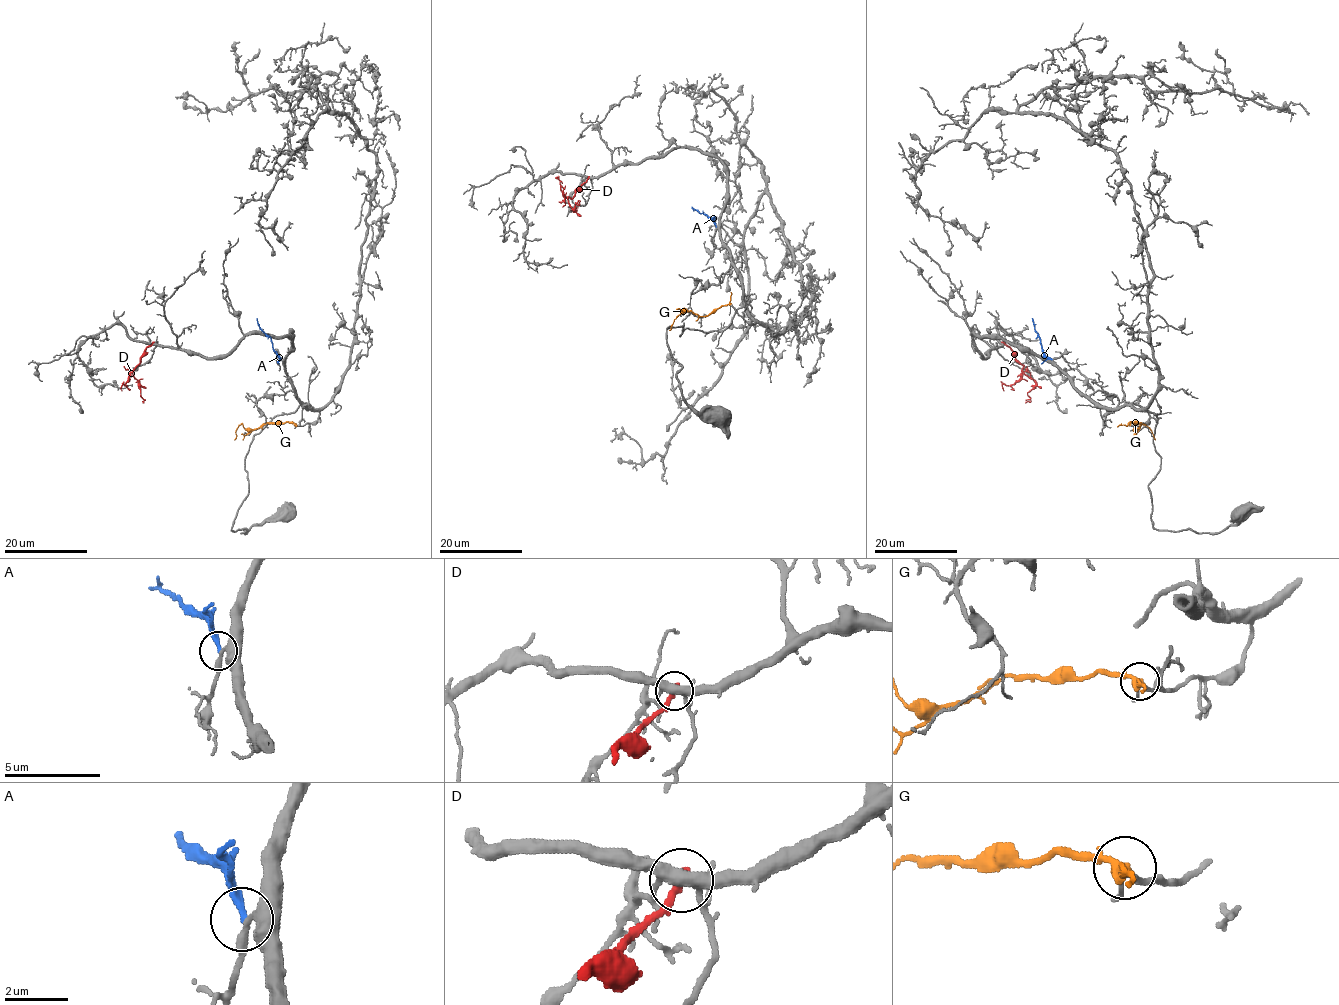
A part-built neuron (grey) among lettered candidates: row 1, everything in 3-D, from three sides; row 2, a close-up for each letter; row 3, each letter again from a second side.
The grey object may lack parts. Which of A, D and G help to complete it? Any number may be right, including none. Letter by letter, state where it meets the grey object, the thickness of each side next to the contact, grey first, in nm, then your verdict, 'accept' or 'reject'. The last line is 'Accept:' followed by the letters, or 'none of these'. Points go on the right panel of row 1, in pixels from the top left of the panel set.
A: contact (1052, 359); calibres 300 and 280 nm; reject
D: contact (1003, 343); calibres 360 and 280 nm; reject
G: contact (1128, 424); calibres 150 and 200 nm; accept
Accept: G

